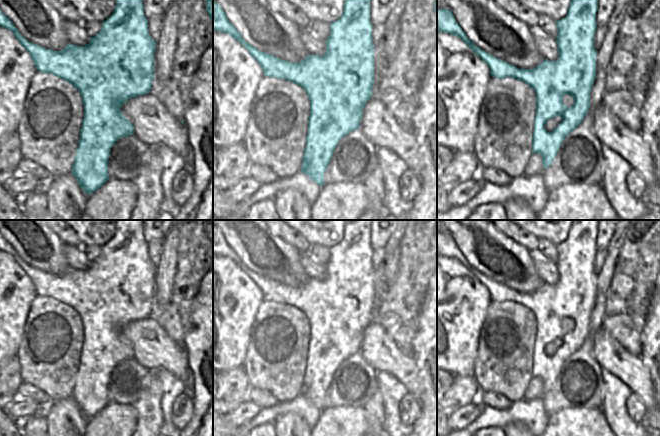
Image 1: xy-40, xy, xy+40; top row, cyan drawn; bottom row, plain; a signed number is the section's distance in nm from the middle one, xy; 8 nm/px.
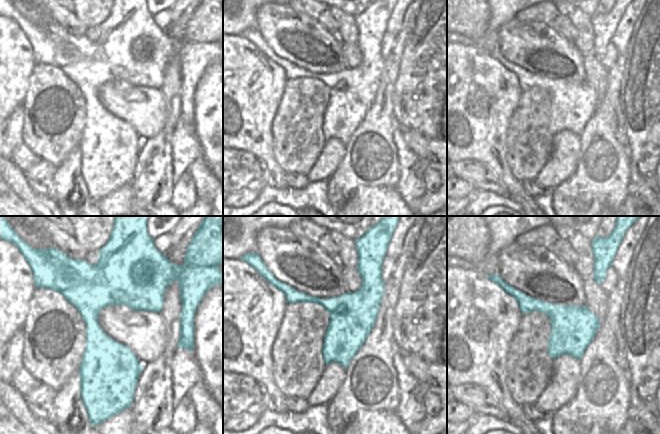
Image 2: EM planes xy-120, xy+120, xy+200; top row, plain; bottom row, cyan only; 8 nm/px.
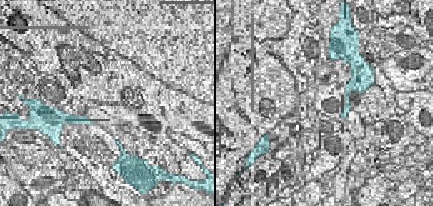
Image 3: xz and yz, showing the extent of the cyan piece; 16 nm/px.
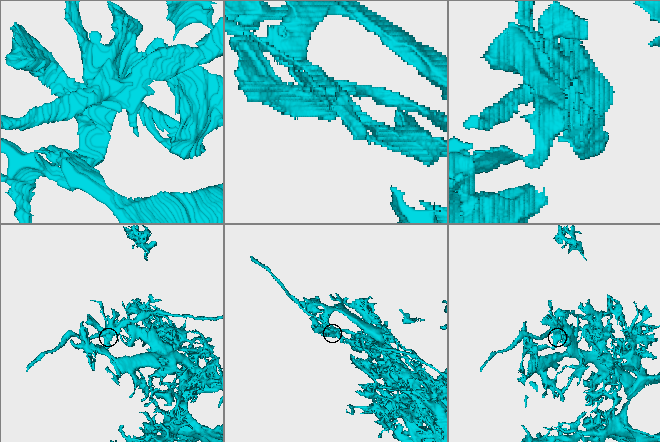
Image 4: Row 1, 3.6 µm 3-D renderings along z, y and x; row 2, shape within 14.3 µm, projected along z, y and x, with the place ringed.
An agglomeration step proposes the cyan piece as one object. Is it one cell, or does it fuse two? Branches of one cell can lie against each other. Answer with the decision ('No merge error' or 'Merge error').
Merge error.

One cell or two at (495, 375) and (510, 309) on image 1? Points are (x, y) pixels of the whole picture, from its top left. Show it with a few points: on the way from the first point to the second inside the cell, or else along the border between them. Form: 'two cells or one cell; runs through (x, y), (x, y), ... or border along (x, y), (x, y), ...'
one cell; runs through (495, 359), (506, 325)

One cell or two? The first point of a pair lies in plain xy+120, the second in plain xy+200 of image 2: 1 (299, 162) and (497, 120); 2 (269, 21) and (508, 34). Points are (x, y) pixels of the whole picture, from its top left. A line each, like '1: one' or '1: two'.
1: two
2: one

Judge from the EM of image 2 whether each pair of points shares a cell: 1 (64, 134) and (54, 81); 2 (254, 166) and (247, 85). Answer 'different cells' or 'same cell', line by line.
1: same cell
2: different cells

